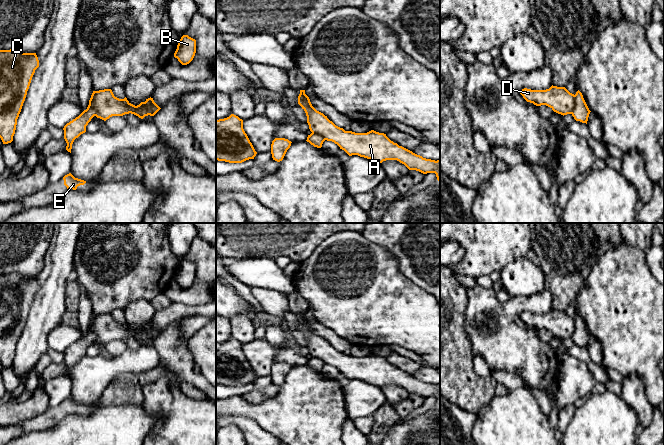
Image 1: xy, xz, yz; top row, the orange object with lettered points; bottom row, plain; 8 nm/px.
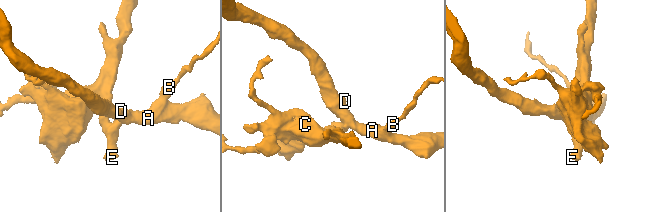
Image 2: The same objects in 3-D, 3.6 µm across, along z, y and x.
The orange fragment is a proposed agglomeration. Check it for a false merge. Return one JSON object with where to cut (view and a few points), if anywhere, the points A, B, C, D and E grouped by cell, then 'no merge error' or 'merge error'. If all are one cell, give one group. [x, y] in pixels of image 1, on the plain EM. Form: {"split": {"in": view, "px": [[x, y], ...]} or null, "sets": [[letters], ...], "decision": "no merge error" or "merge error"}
{"split": {"in": "yz", "px": [[575, 319], [575, 330], [570, 337]]}, "sets": [["A", "B", "D"], ["C", "E"]], "decision": "merge error"}

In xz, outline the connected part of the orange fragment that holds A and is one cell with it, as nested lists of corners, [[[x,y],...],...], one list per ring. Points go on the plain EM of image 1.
[[[300,314],[298,328],[306,337],[310,355],[321,359],[327,365],[334,366],[349,380],[358,379],[378,387],[397,384],[409,394],[416,394],[423,398],[435,397],[440,406],[440,384],[423,382],[394,367],[384,357],[374,354],[367,357],[345,355],[312,330],[305,314]]]

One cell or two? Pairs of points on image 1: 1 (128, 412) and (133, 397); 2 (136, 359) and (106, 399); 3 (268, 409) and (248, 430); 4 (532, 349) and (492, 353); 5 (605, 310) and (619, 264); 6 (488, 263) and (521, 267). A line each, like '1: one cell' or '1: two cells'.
1: two cells
2: two cells
3: two cells
4: one cell
5: one cell
6: two cells

